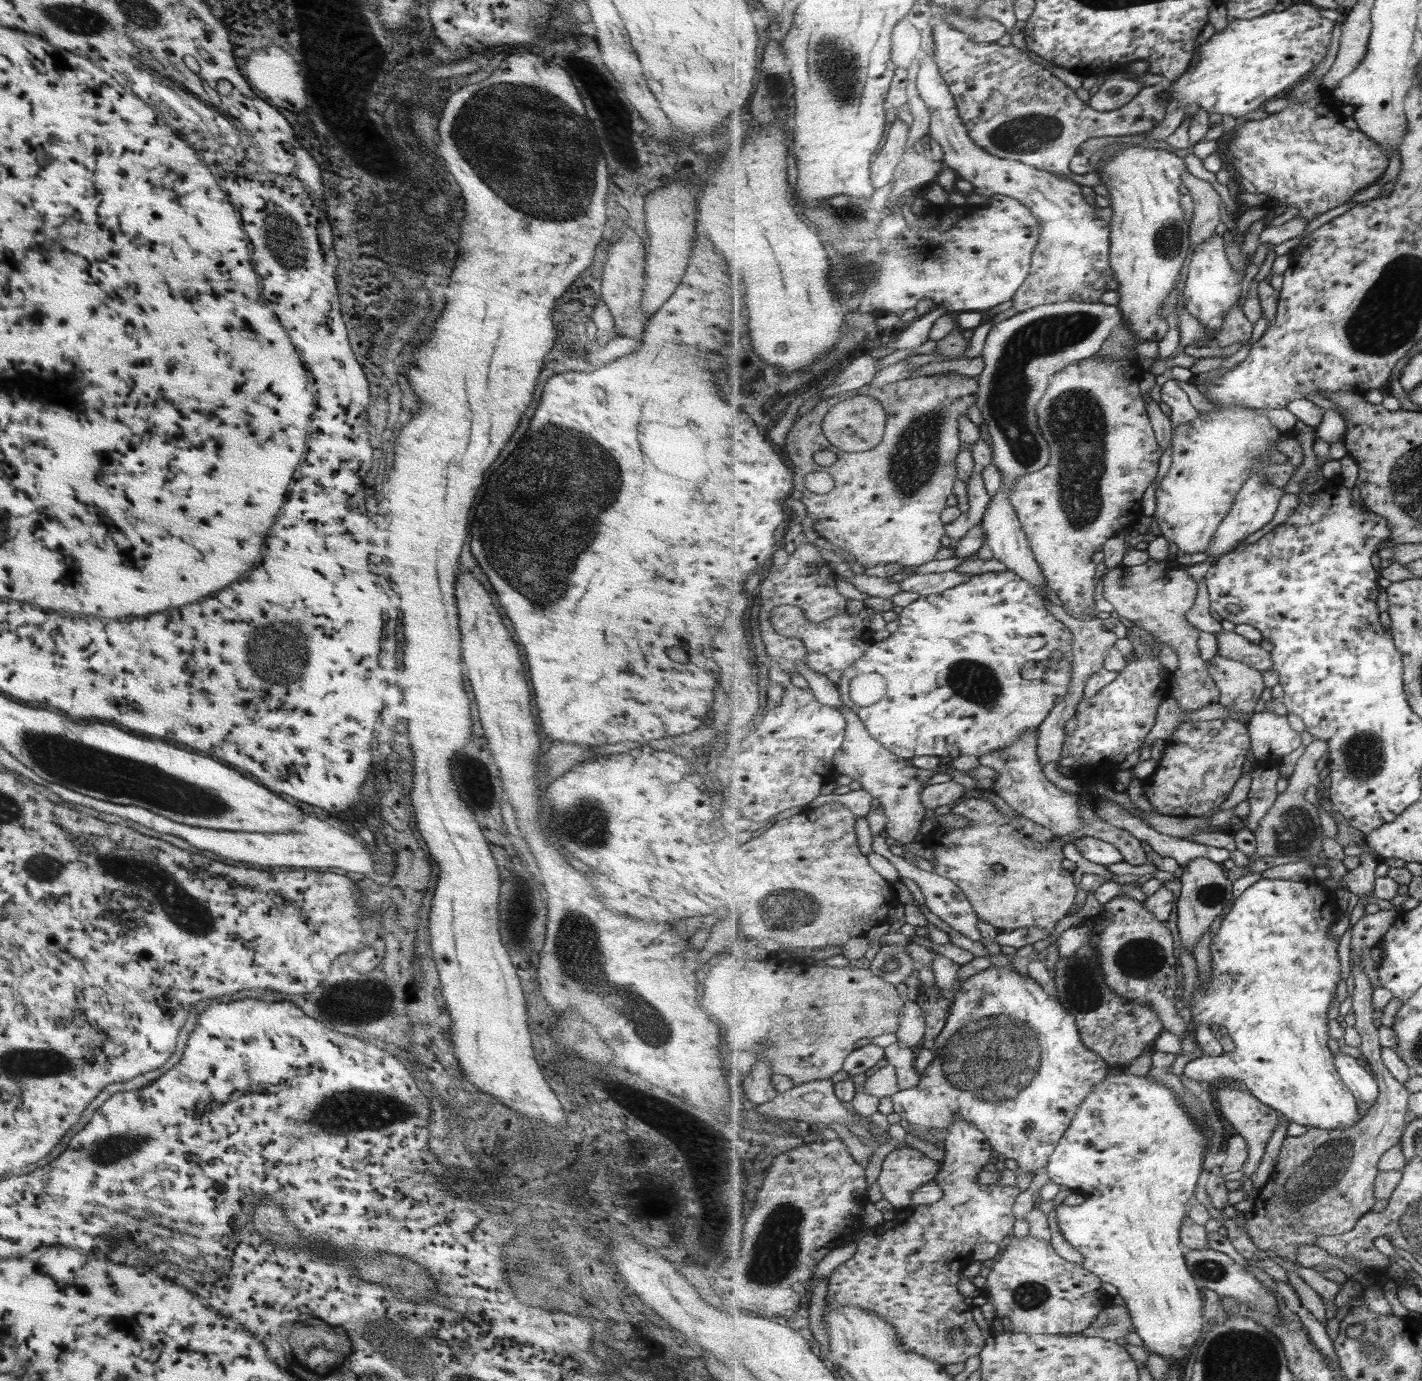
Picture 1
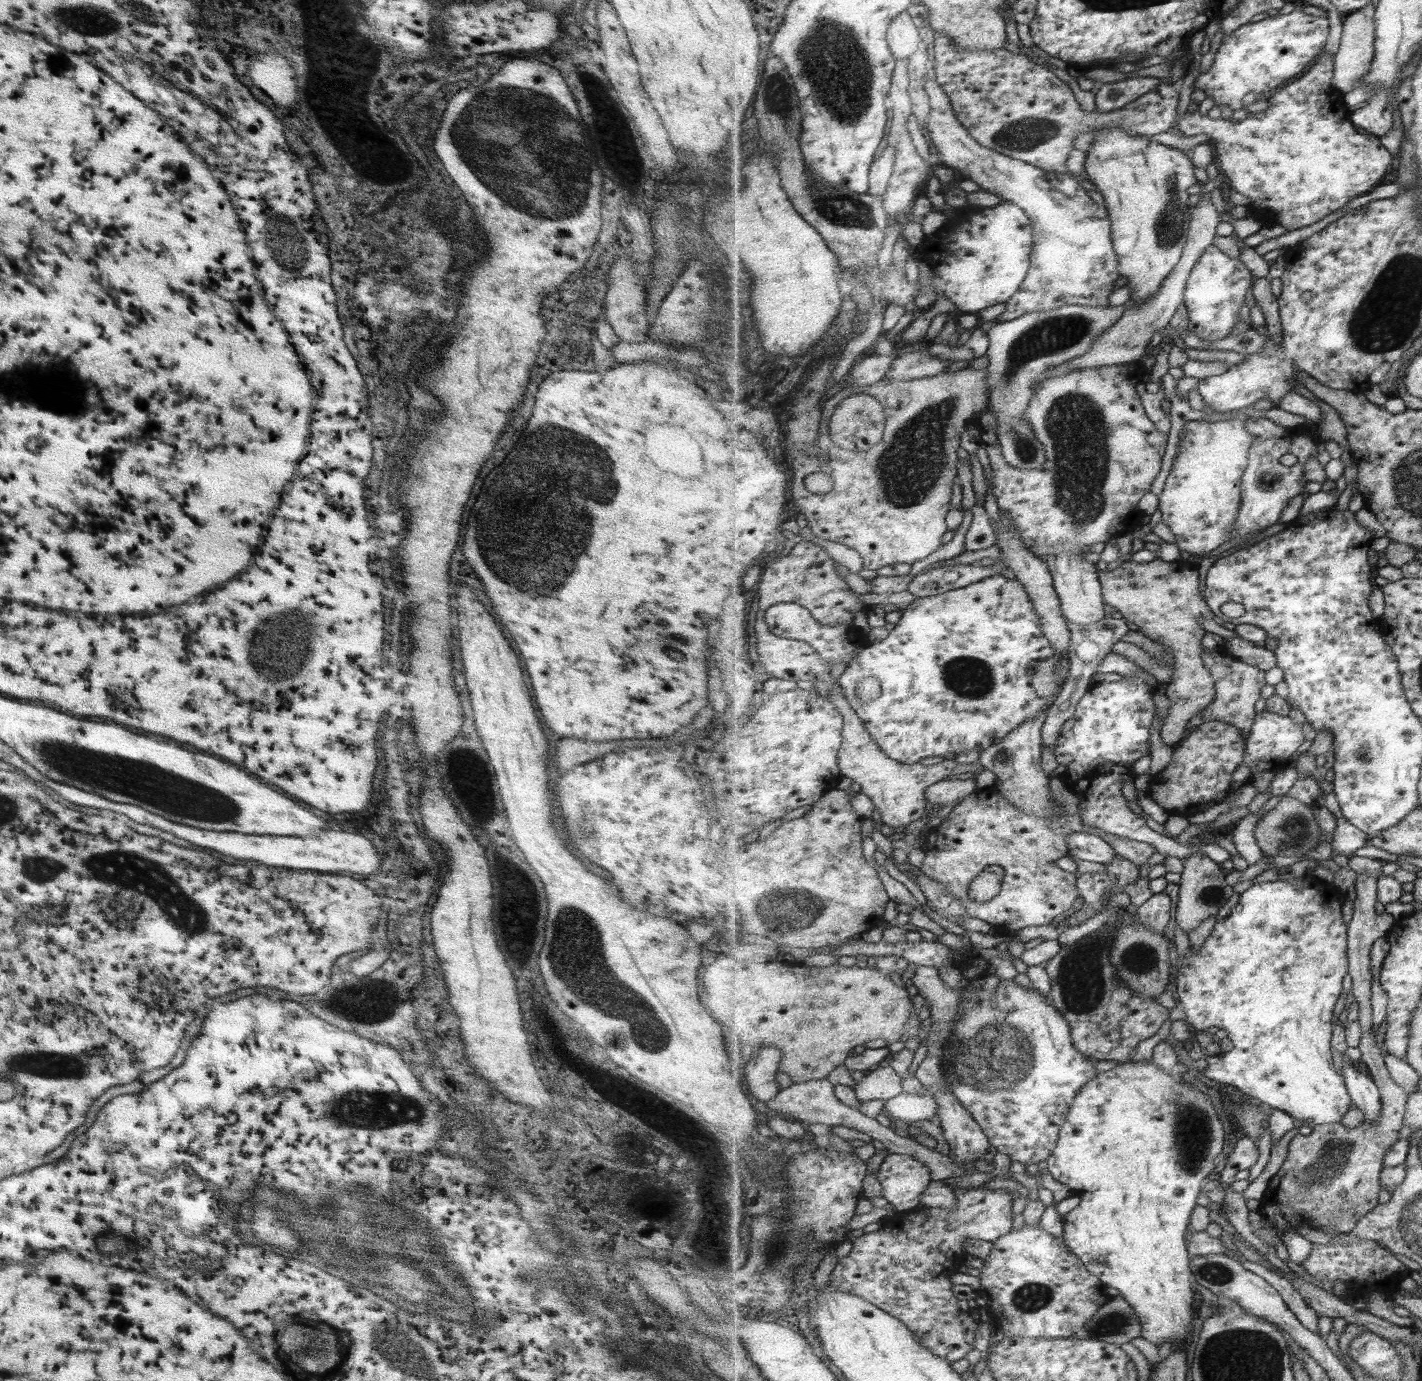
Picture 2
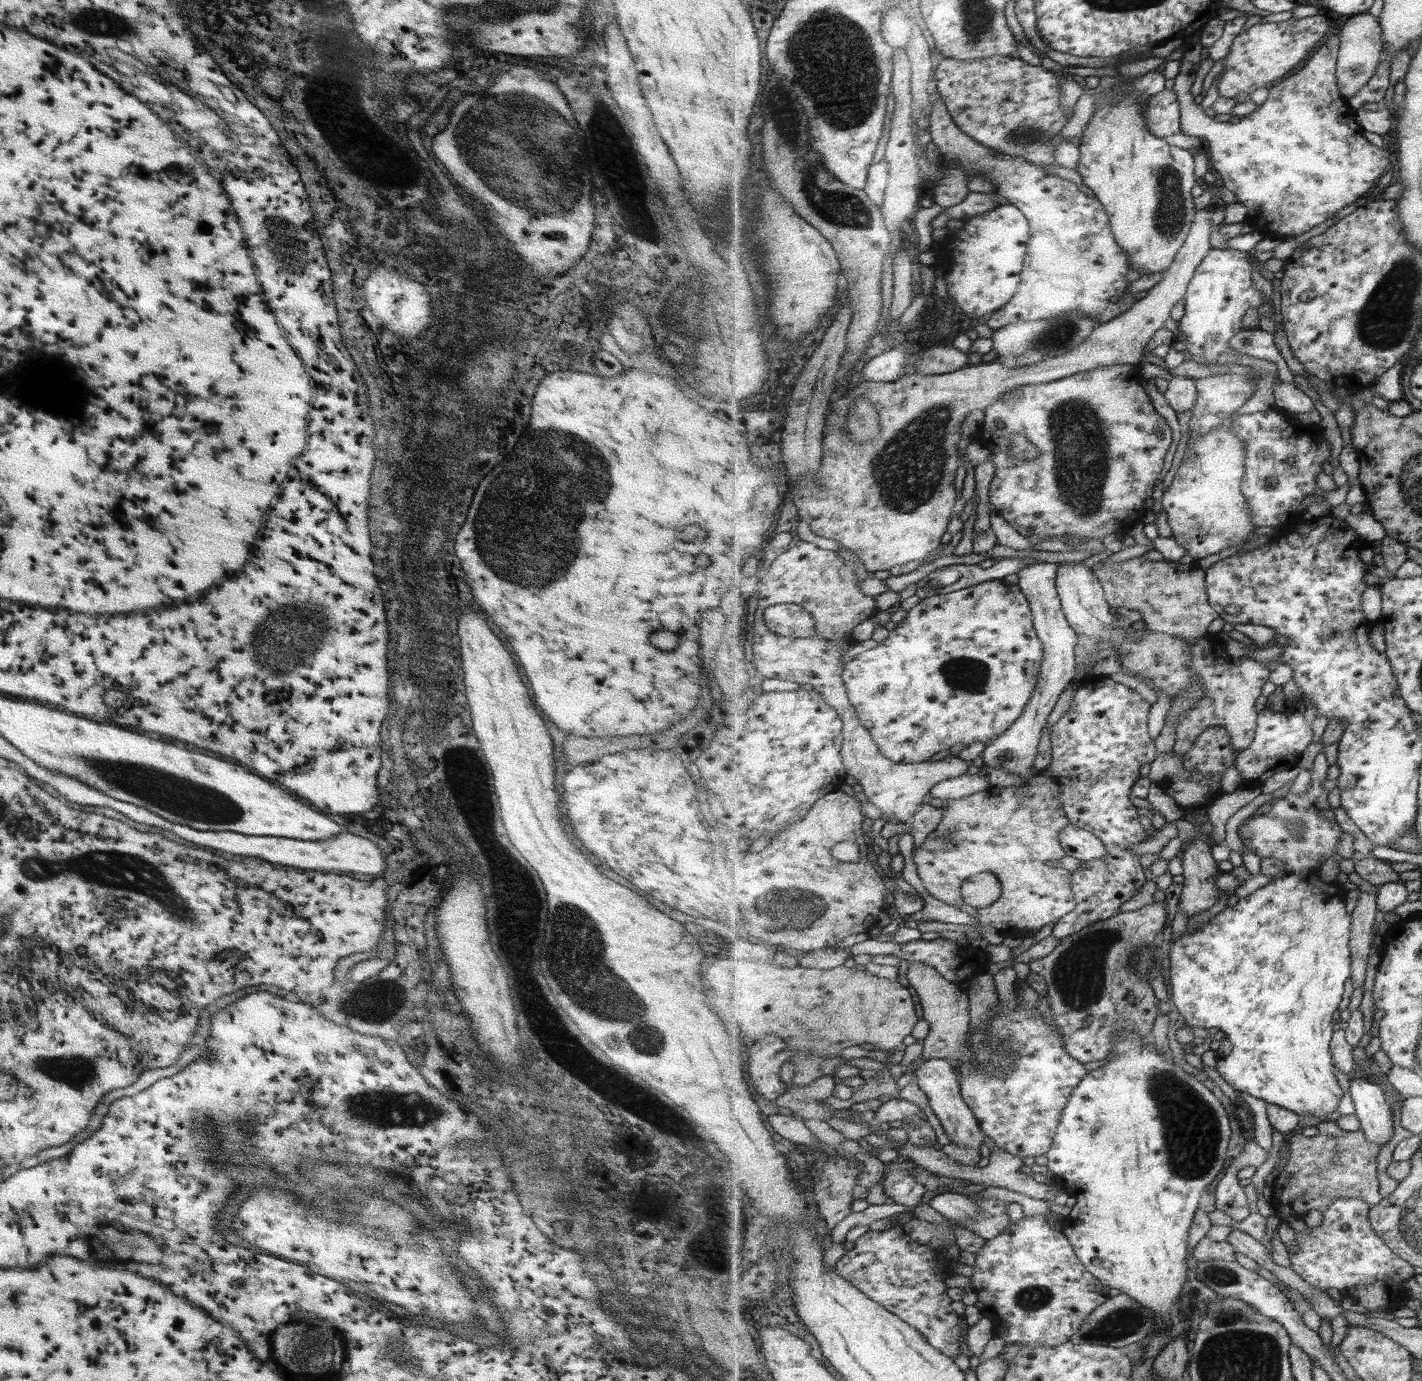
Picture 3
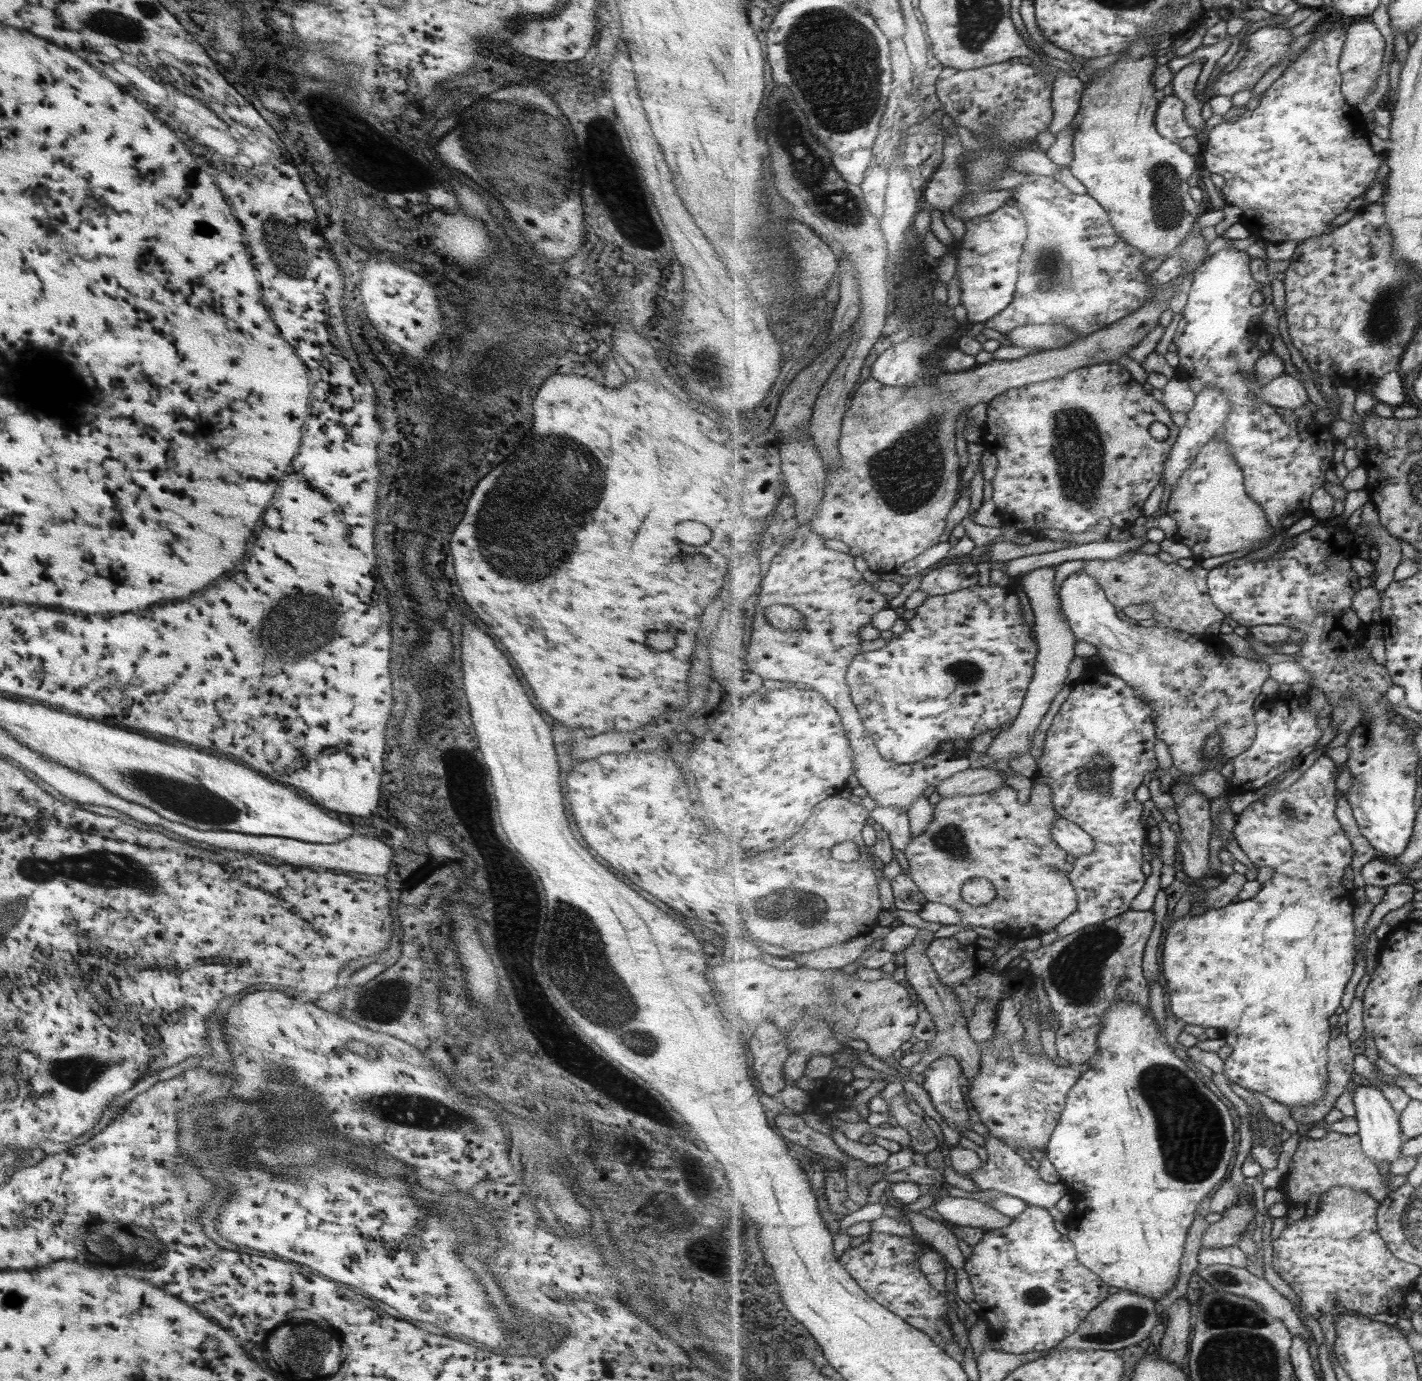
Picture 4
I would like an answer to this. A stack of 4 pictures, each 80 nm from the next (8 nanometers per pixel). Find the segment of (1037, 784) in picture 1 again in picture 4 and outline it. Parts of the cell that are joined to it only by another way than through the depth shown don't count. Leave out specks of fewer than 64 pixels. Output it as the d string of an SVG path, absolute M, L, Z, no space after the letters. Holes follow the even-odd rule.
M1055 567L1041 568L1033 570L1022 578L1022 588L1024 594L1029 598L1030 606L1035 617L1035 626L1038 644L1038 658L1034 670L1034 680L1028 689L1022 711L1017 718L1012 721L1012 725L1006 730L1001 731L991 742L987 751L993 760L1004 760L1007 763L1013 760L1014 755L1025 754L1032 748L1032 740L1038 733L1039 726L1045 718L1045 714L1051 710L1051 704L1055 696L1065 688L1069 680L1069 666L1075 660L1075 644L1078 638L1067 622L1063 620L1061 612L1060 597L1057 598L1058 592L1055 592L1055 576L1057 570Z

